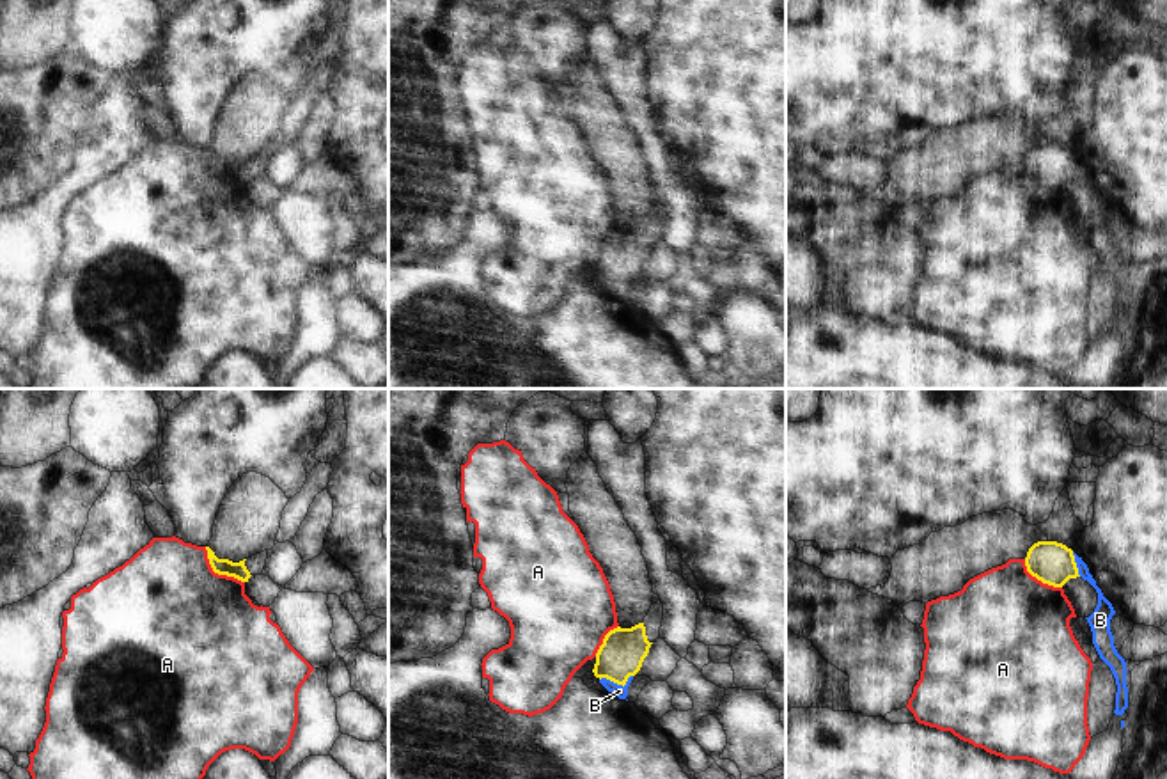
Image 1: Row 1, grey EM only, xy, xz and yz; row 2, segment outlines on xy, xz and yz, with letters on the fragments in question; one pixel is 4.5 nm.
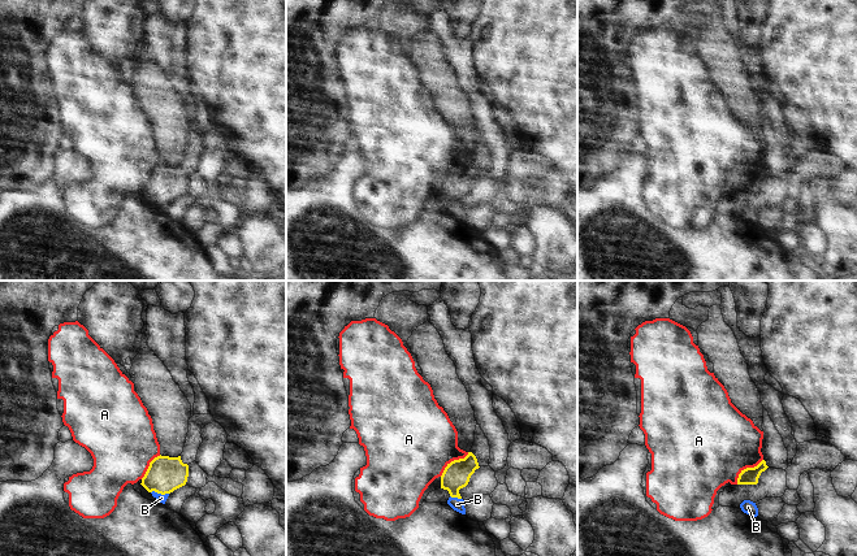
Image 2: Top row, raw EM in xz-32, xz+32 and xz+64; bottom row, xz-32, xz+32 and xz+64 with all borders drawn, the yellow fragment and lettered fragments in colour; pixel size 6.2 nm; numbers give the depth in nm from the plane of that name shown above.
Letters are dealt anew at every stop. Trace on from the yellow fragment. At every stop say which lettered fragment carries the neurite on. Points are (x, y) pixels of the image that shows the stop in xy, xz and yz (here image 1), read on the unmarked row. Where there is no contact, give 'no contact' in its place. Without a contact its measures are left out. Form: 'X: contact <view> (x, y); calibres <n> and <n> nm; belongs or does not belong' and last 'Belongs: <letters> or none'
A: contact xy (217, 174); calibres 80 and 480 nm; does not belong
B: contact xz (616, 284); calibres 200 and 60 nm; belongs
Belongs: B

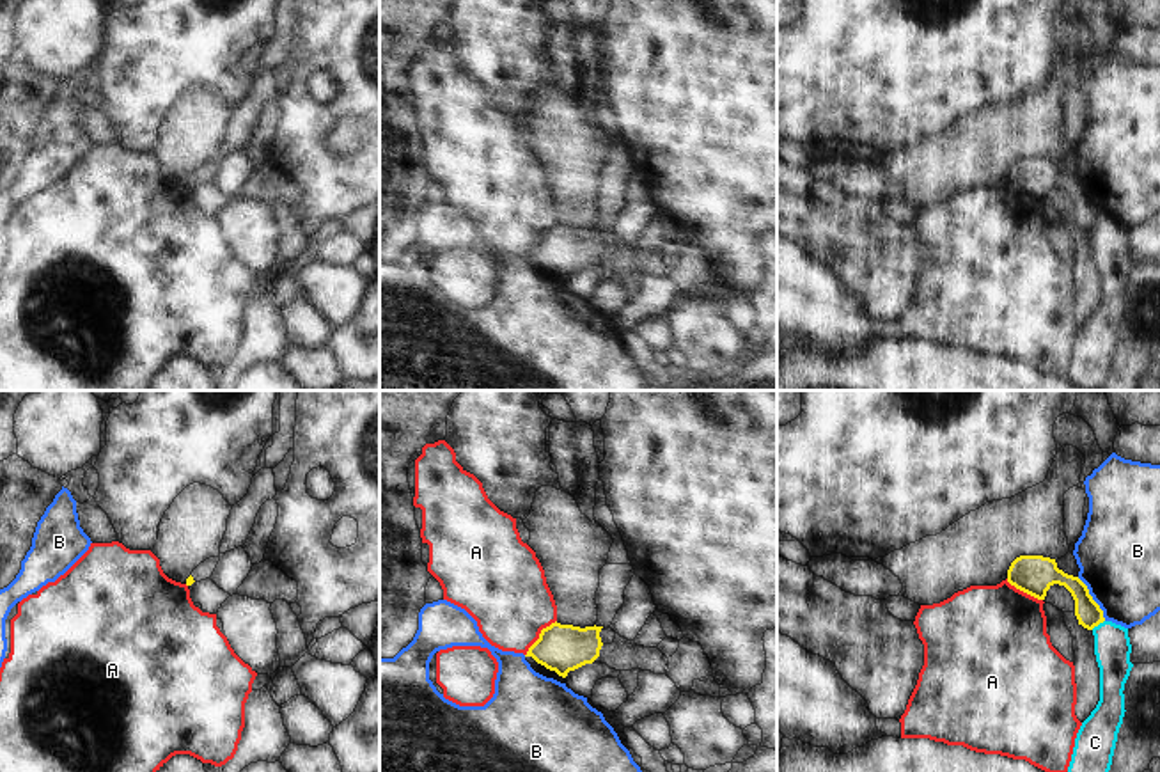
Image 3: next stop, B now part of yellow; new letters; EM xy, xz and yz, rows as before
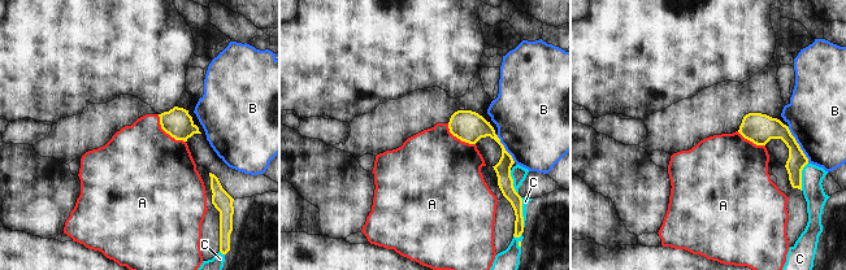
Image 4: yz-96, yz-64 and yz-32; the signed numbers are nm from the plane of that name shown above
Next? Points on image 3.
A: contact xz (540, 238); calibres 220 and 380 nm; does not belong
B: contact yz (1091, 201); calibres 140 and 380 nm; does not belong
C: contact yz (1097, 228); calibres 120 and 170 nm; does not belong
Belongs: none

